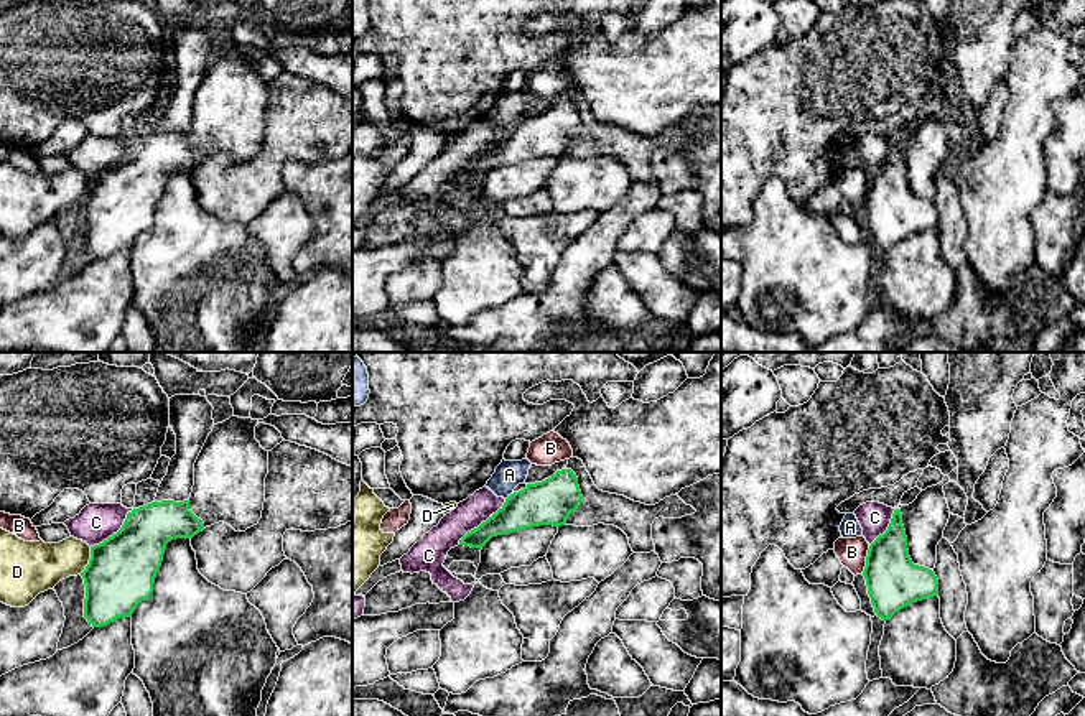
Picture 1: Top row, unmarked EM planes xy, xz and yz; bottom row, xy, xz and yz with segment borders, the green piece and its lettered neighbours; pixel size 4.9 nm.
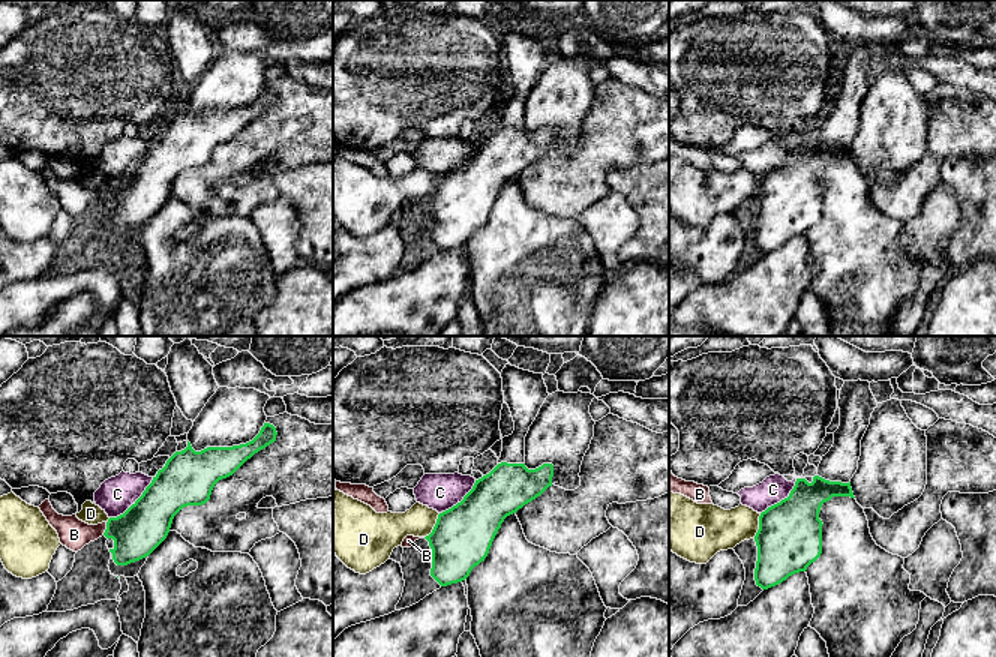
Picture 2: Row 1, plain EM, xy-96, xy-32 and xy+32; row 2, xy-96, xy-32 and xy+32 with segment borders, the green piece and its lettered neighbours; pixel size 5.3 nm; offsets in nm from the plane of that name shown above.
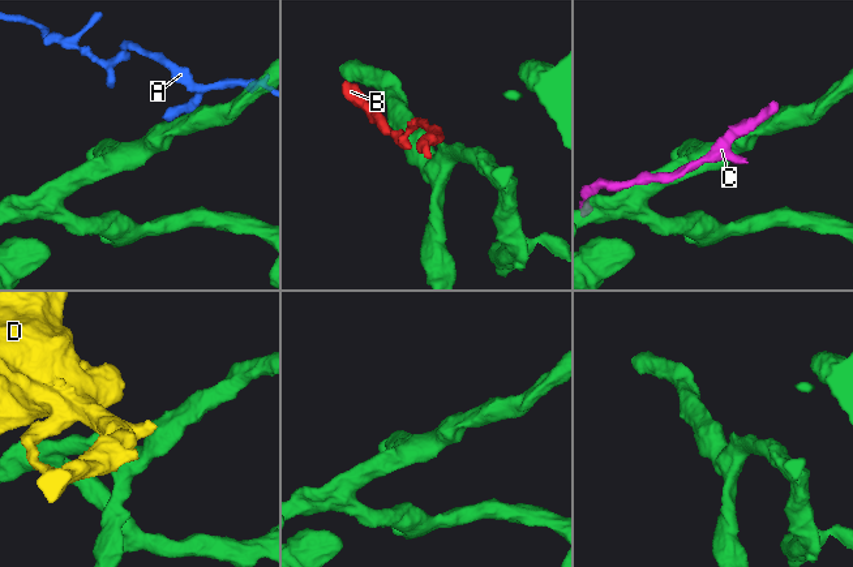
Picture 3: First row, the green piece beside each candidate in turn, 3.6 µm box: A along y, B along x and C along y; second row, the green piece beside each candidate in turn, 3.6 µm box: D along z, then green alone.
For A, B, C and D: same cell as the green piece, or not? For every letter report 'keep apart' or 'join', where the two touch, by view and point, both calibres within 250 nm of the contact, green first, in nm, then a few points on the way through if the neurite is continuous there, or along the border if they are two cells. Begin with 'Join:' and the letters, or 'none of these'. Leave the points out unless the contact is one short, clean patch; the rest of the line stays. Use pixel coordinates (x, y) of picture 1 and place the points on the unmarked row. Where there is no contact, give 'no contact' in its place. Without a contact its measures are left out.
Join: C
A: keep apart; contact xz (509, 127); calibres 220 and 140 nm; border xz (514, 124), (506, 130)
B: keep apart; contact yz (866, 191); calibres 260 and 140 nm
C: join; contact xz (483, 153); calibres 190 and 150 nm
D: keep apart; contact xy (89, 191); calibres 340 and 240 nm

